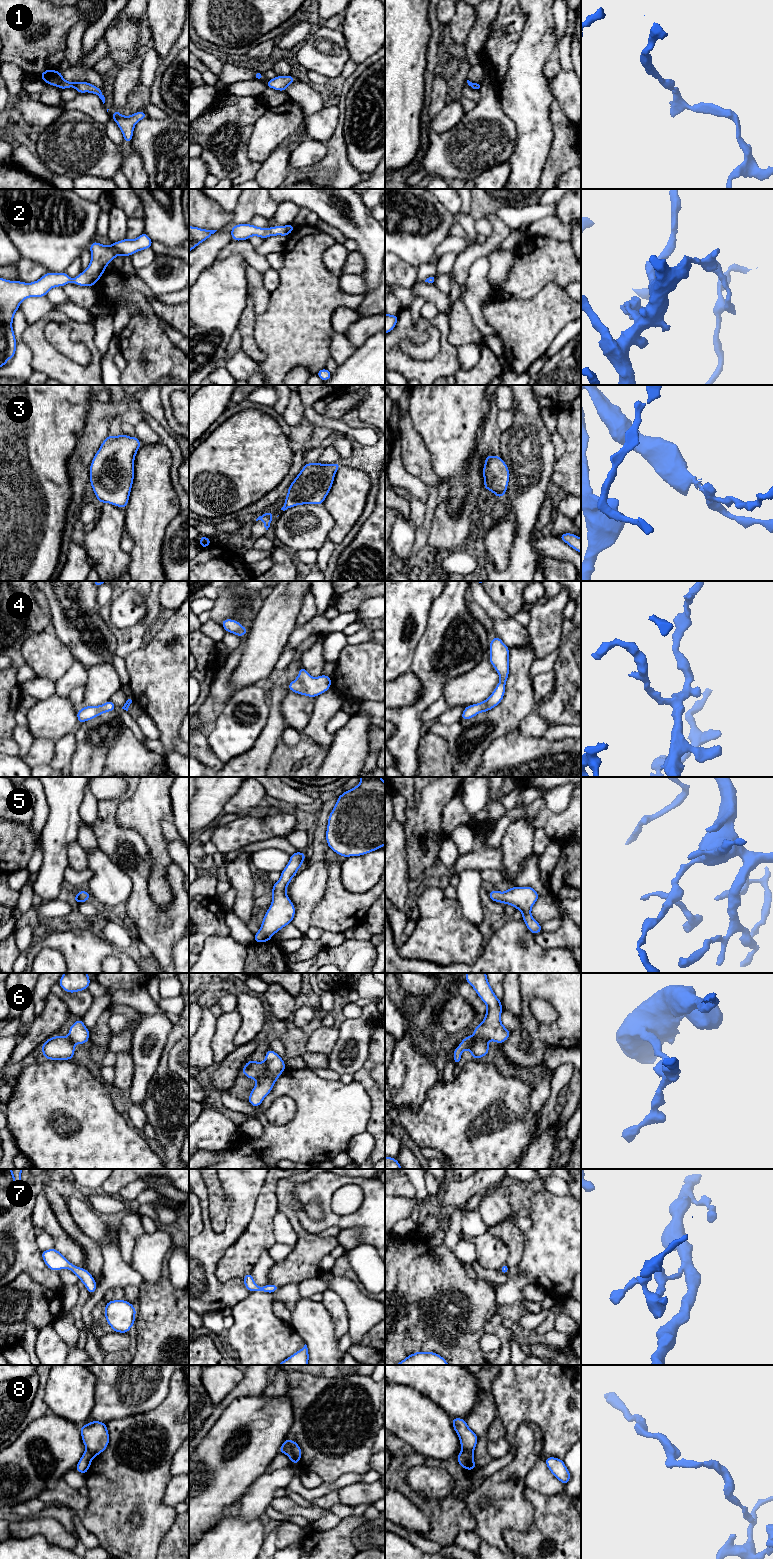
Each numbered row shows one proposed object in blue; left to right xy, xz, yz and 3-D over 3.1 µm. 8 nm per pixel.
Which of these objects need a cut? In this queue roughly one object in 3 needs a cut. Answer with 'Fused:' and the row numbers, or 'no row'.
Fused: 8

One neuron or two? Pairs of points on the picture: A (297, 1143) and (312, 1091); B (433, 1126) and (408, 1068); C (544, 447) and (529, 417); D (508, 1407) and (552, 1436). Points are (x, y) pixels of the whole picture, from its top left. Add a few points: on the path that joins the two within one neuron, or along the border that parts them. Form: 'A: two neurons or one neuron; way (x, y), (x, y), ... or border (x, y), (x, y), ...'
A: one neuron; way (310, 1130), (312, 1128), (312, 1104)
B: two neurons; border (436, 1082), (417, 1109), (399, 1106)
C: one neuron; way (537, 440), (529, 432), (529, 424)
D: one neuron; way (520, 1407), (528, 1407), (545, 1424)

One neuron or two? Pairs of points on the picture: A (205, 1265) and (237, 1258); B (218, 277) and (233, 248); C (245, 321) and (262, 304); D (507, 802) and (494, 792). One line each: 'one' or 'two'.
A: two
B: two
C: two
D: one

